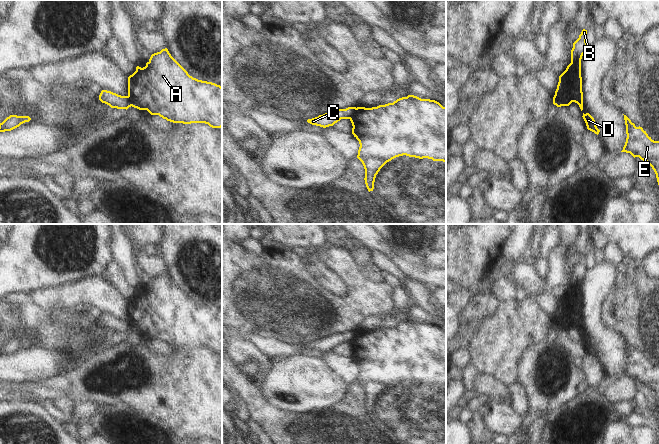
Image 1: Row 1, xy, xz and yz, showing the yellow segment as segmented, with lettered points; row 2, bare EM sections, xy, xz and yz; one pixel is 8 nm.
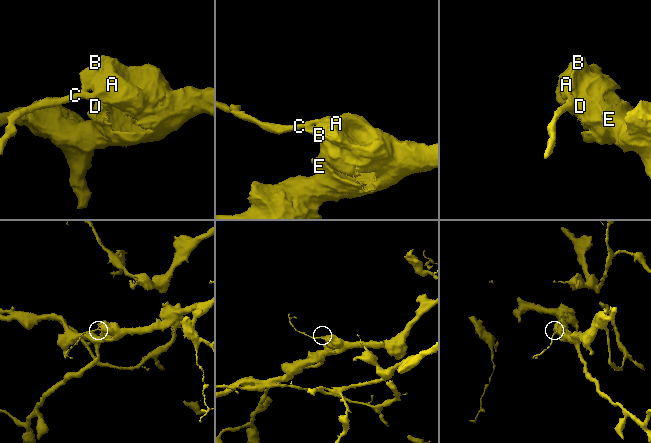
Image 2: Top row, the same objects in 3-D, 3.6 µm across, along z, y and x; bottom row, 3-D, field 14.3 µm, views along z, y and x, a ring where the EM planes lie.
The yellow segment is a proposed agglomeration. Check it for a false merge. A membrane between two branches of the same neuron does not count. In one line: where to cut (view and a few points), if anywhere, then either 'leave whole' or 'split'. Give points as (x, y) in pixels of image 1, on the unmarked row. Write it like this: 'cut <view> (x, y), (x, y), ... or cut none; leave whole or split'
cut yz (555, 318), (562, 329); split

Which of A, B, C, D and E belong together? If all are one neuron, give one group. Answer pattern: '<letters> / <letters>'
A D E / B C

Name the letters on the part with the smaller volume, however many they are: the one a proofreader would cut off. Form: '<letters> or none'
B, C

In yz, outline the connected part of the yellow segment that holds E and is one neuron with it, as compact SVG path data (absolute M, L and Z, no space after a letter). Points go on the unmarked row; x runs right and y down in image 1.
M626 339L624 344L627 362L621 376L647 386L654 394L659 409L659 365L652 364L642 351L636 351Z

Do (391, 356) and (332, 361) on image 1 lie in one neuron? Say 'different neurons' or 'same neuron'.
different neurons

